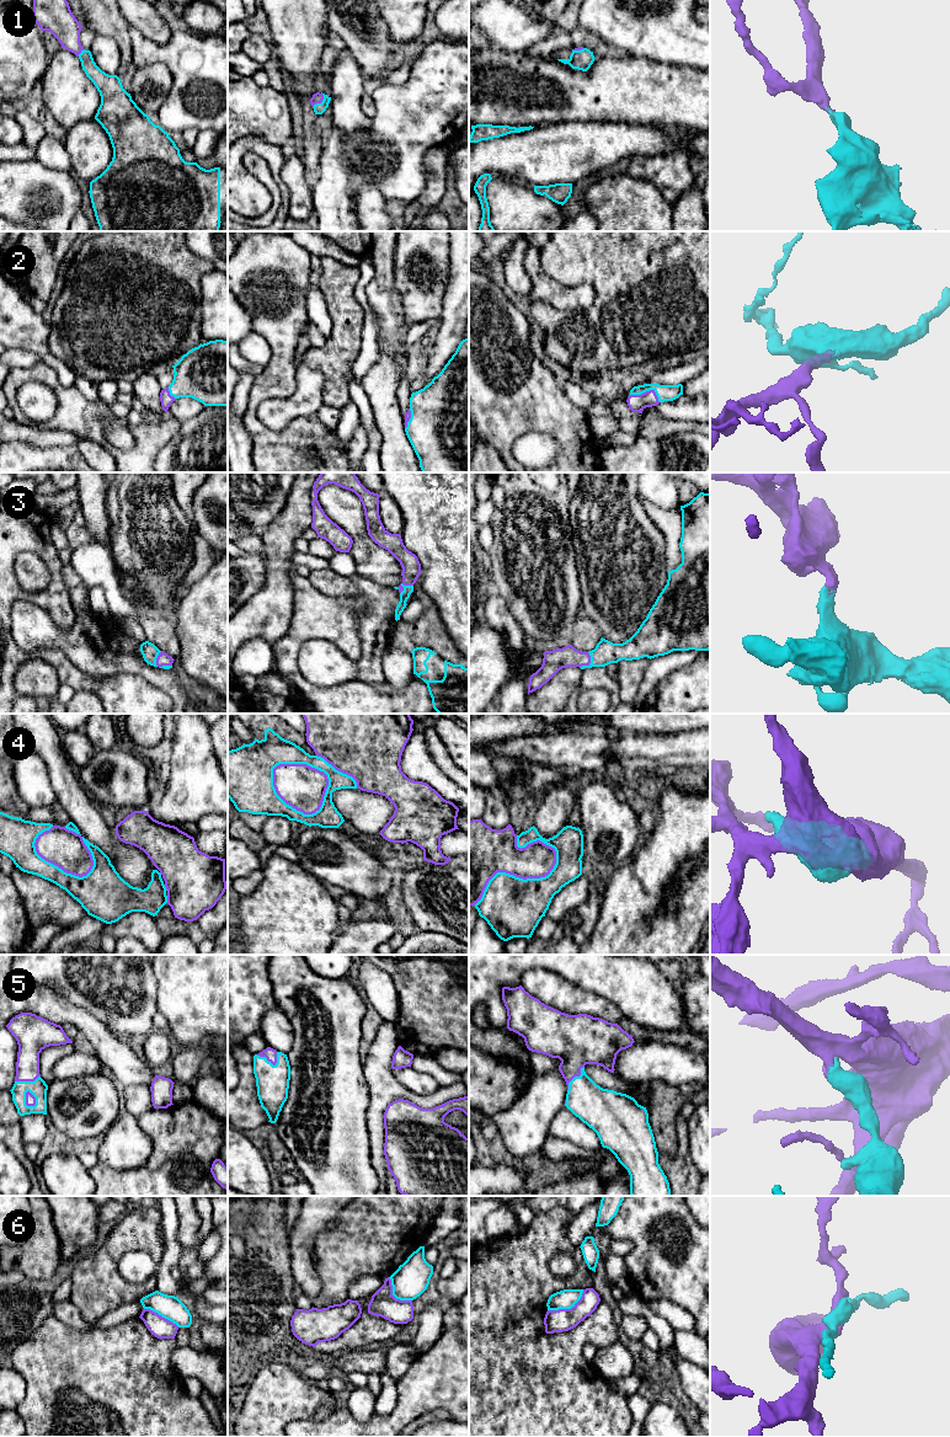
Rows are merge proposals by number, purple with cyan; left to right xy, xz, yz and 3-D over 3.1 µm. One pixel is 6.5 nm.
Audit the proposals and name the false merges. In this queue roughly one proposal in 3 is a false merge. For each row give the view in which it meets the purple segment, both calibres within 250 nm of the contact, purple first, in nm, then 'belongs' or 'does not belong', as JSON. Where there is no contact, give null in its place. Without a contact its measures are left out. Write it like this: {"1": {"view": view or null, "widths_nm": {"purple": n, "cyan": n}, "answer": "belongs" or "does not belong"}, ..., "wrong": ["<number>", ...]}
{"1": {"view": "xz", "widths_nm": {"purple": 70, "cyan": 80}, "answer": "belongs"}, "2": {"view": "yz", "widths_nm": {"purple": 110, "cyan": 110}, "answer": "belongs"}, "3": {"view": "xy", "widths_nm": {"purple": 80, "cyan": 110}, "answer": "belongs"}, "4": {"view": "yz", "widths_nm": {"purple": 300, "cyan": 380}, "answer": "does not belong"}, "5": {"view": "xy", "widths_nm": {"purple": 60, "cyan": 120}, "answer": "belongs"}, "6": {"view": "yz", "widths_nm": {"purple": 150, "cyan": 130}, "answer": "does not belong"}, "wrong": ["4", "6"]}

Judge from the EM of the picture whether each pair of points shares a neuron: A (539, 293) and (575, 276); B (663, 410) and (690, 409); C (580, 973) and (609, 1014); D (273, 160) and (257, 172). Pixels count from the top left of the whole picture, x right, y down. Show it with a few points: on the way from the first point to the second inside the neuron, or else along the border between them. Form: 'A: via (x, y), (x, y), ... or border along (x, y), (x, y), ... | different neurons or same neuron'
A: border along (539, 263), (549, 276), (567, 287), (590, 283) | different neurons
B: via (670, 410), (684, 409) | same neuron
C: border along (569, 981), (608, 999), (619, 1010) | different neurons
D: border along (256, 154), (267, 164), (281, 191) | different neurons

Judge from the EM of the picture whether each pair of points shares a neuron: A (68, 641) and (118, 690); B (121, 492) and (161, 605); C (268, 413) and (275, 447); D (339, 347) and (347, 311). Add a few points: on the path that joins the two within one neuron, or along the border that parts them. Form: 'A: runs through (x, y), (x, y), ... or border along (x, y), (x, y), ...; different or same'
A: border along (78, 667), (91, 677), (133, 674); different
B: runs through (145, 521), (159, 577); same
C: border along (256, 407), (272, 429), (298, 417); different
D: runs through (345, 338), (345, 320); same

